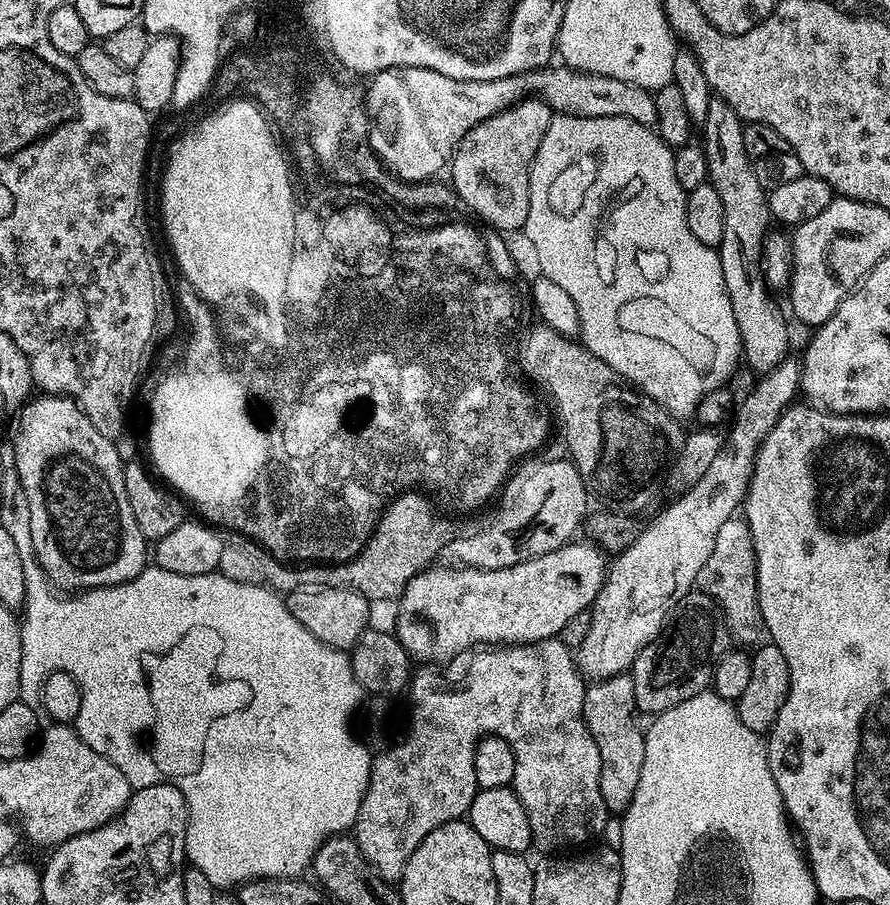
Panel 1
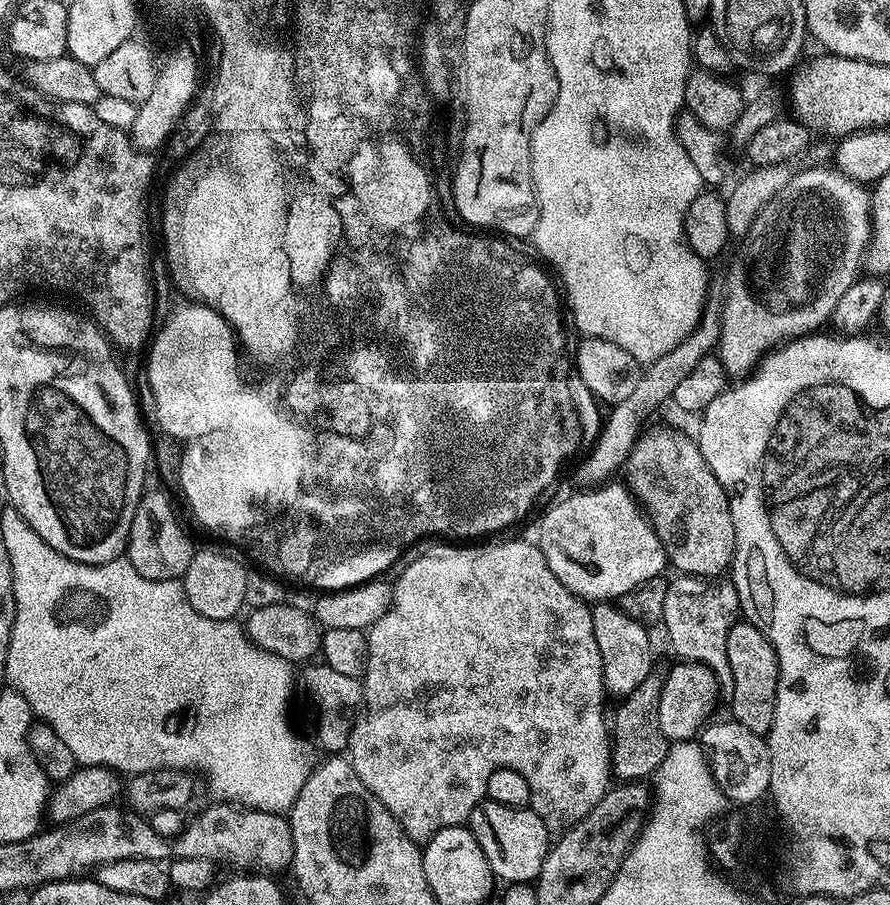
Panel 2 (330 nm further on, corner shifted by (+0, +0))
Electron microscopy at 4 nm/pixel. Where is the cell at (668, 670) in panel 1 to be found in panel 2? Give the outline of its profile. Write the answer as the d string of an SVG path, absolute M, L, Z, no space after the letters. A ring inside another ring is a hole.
M655 675L648 676L642 686L619 701L620 709L617 710L616 717L611 717L610 768L617 781L640 782L651 777L669 754L670 741L658 726L660 686L661 681Z

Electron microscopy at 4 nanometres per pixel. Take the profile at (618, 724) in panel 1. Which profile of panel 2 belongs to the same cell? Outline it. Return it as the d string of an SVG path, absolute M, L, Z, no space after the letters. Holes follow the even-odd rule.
M596 602L591 605L592 621L594 622L594 642L598 642L598 654L602 654L602 674L604 686L609 693L617 692L617 697L623 698L634 691L648 676L653 675L652 669L652 640L648 637L649 629L639 620L624 612L619 603Z

